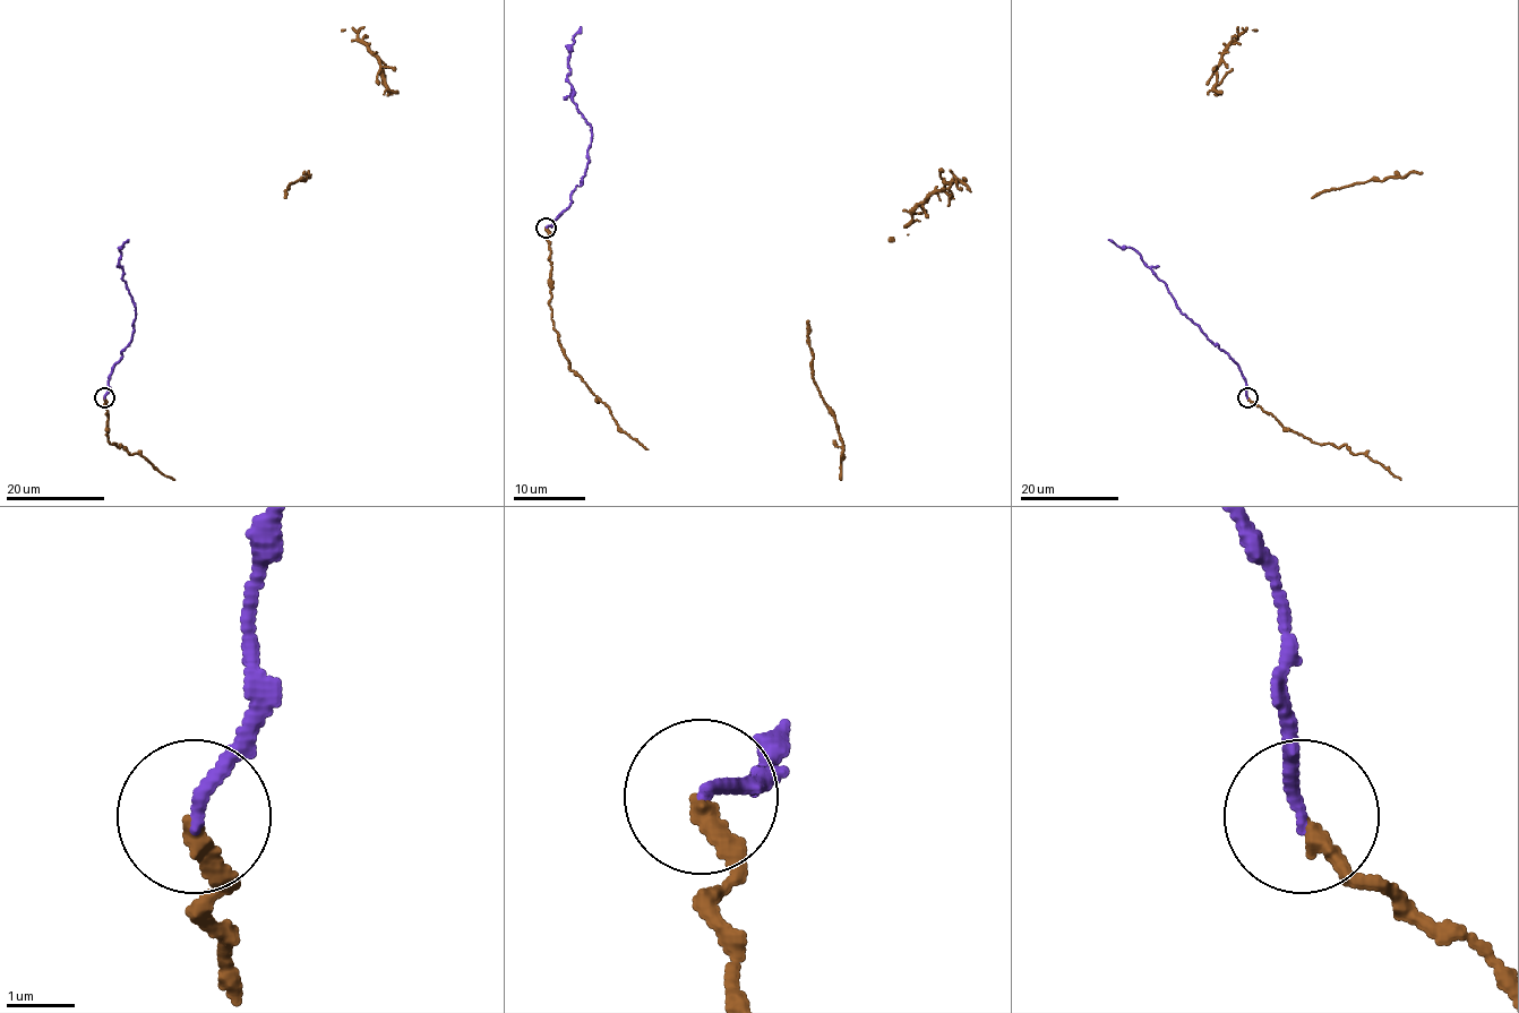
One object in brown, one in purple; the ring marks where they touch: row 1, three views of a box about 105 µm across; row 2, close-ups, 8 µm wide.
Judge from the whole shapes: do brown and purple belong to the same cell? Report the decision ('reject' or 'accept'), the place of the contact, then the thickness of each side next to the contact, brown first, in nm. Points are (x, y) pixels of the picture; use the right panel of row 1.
accept; at (1247, 397); 240 nm thick on the brown side, 180 nm on the other

